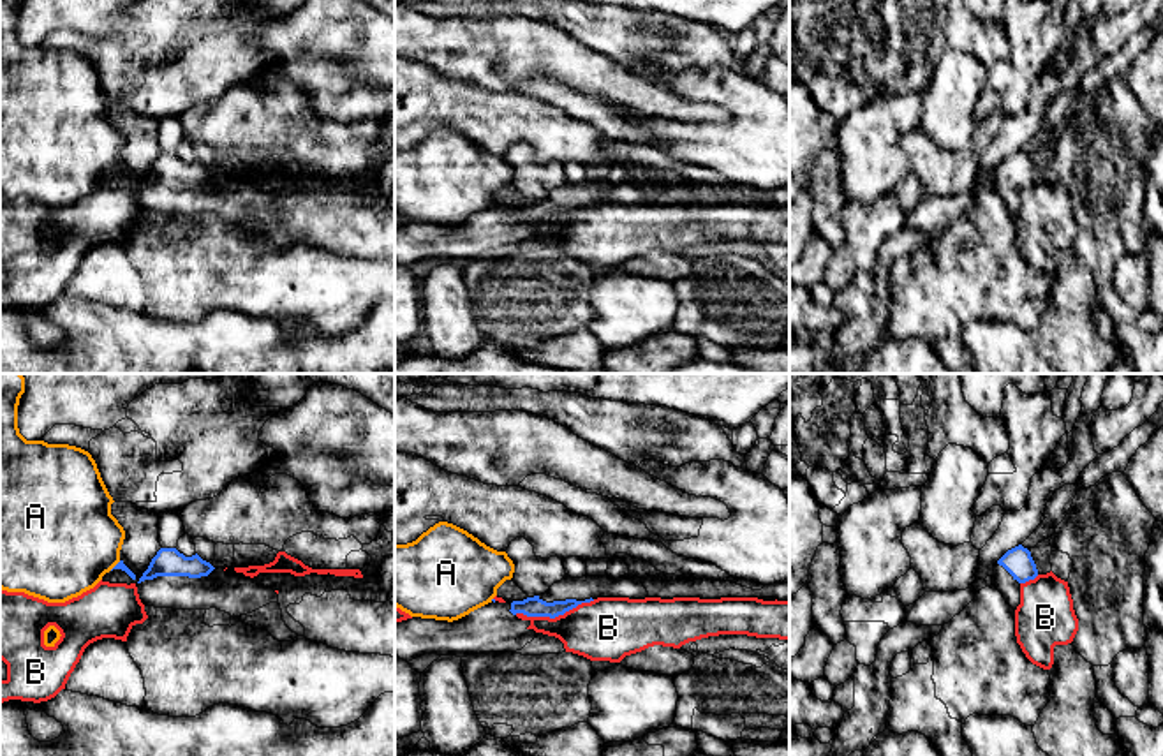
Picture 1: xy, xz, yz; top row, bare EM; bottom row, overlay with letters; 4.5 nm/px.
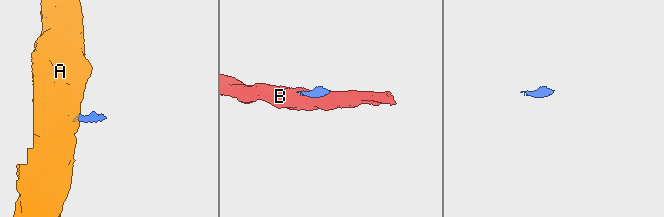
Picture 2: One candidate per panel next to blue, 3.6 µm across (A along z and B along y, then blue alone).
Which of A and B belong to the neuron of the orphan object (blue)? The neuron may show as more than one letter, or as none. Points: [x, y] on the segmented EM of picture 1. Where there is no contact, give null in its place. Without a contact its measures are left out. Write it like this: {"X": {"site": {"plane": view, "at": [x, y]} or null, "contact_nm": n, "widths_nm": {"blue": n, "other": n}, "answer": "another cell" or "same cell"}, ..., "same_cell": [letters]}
{"A": {"site": {"plane": "xy", "at": [117, 564]}, "contact_nm": 70, "widths_nm": {"blue": 40, "other": 460}, "answer": "another cell"}, "B": {"site": {"plane": "xz", "at": [554, 617]}, "contact_nm": 380, "widths_nm": {"blue": 100, "other": 280}, "answer": "another cell"}, "same_cell": []}

